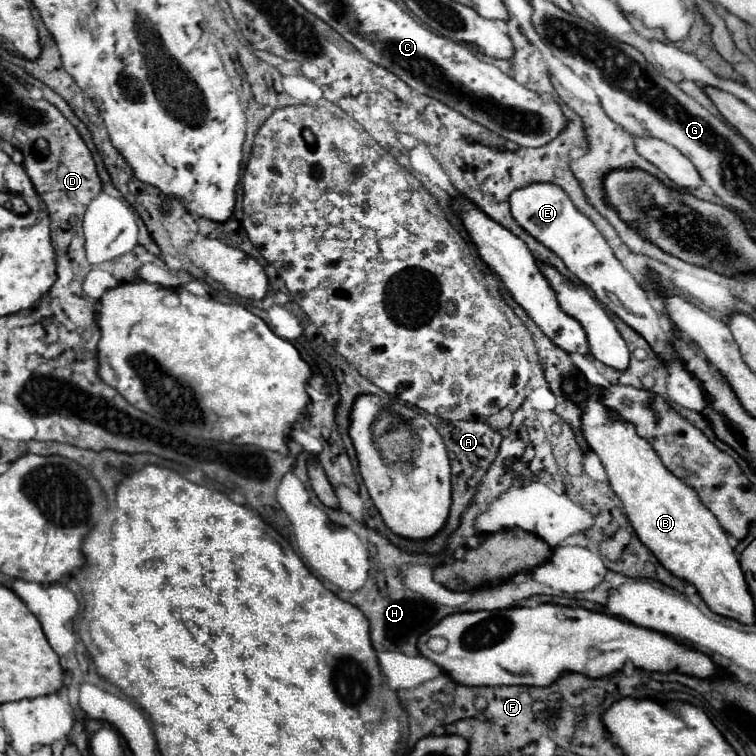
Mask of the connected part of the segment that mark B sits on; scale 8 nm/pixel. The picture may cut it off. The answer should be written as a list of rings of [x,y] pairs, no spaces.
[[[565,381],[563,391],[583,407],[583,435],[589,447],[599,455],[609,485],[621,499],[623,513],[639,541],[661,565],[665,565],[665,569],[669,569],[669,573],[689,581],[713,613],[741,621],[743,625],[753,625],[753,597],[727,533],[715,515],[699,501],[691,487],[663,467],[651,443],[641,439],[631,423],[619,419],[617,413],[601,405],[599,387],[579,391],[573,381]]]

